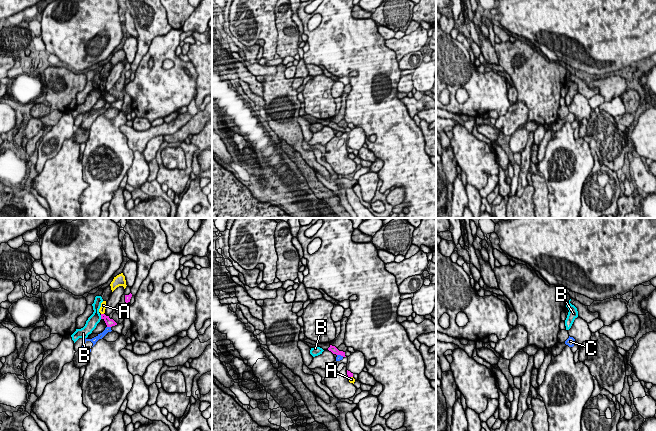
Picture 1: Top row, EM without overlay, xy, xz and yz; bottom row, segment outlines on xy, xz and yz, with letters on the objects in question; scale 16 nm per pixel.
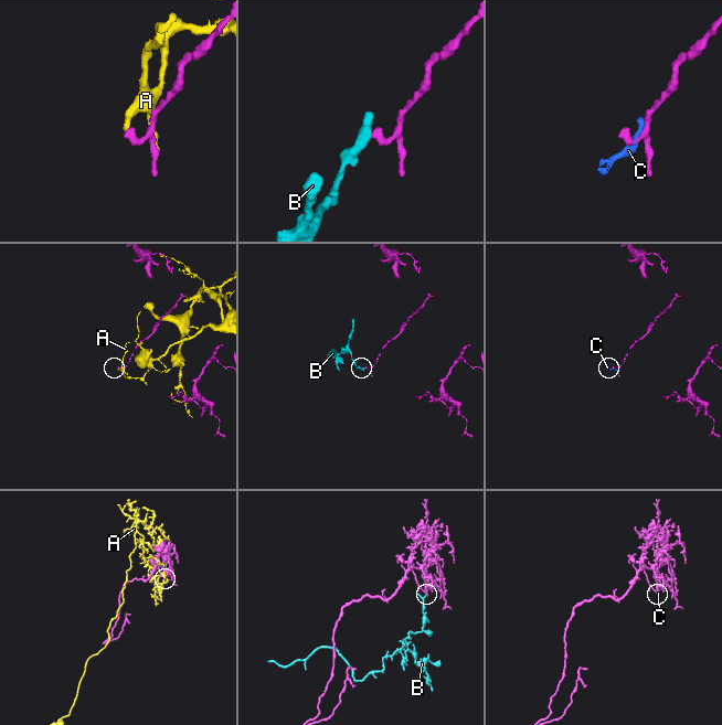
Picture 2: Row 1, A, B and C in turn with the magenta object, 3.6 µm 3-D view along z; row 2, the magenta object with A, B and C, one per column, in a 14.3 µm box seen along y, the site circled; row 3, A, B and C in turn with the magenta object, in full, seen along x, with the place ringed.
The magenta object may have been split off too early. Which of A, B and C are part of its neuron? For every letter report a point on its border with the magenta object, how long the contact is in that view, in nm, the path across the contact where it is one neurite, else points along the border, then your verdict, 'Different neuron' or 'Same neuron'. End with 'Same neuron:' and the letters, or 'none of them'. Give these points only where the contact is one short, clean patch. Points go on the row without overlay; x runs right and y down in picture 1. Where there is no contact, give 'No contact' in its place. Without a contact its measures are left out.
A: Touches magenta at xy (102, 90). Shared border 50 nm. Different neuron
B: Touches magenta at xy (101, 93). Shared border 70 nm. Boundary: xy (100, 91), (101, 94). Different neuron
C: Touches magenta at xy (109, 102). Shared border 70 nm. Boundary: xy (107, 102), (110, 103). Different neuron
Same neuron: none of them

